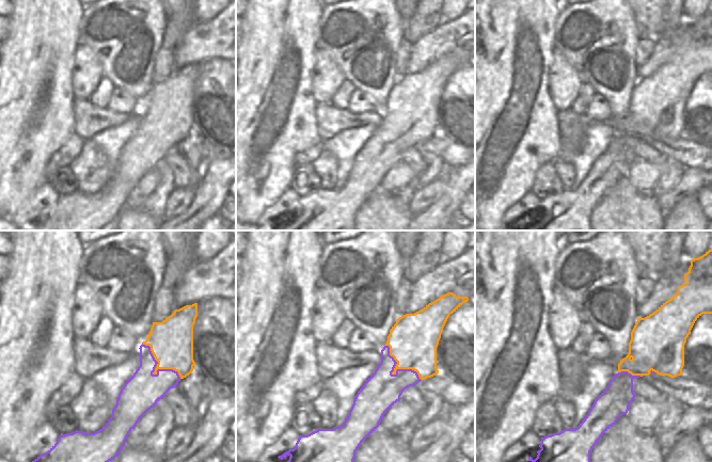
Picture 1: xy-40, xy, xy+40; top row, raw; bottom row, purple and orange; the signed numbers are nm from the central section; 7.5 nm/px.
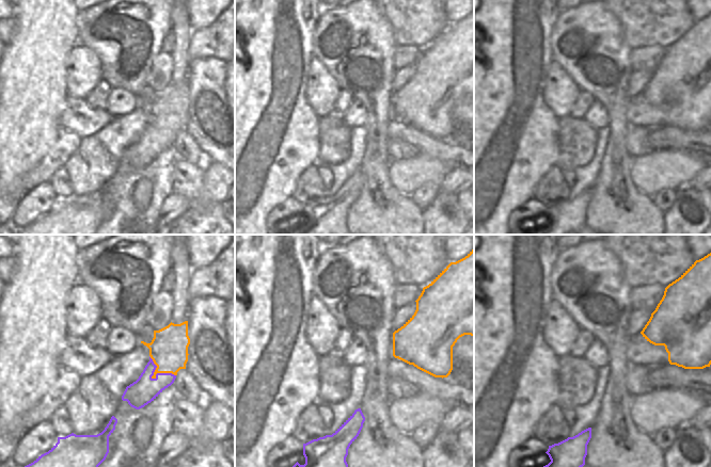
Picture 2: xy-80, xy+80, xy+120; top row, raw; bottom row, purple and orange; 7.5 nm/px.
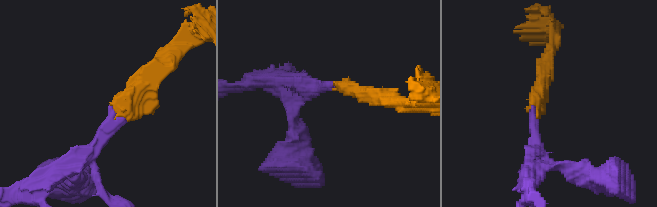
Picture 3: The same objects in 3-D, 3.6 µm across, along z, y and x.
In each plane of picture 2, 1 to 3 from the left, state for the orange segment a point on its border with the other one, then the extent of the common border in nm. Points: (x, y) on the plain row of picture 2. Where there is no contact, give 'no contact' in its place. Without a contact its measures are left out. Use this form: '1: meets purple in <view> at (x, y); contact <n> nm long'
1: meets purple in xy-80 at (157, 134); contact 240 nm long
2: no contact
3: no contact

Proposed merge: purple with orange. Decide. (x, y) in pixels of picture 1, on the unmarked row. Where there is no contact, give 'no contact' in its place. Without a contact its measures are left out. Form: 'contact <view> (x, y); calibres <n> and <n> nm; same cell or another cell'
contact xy-40 (154, 130); calibres 280 and 320 nm; same cell

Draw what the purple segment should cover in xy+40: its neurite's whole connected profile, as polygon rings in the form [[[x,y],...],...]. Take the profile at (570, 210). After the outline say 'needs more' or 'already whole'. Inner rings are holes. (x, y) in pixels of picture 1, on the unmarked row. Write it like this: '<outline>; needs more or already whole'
[[[712,10],[702,17],[691,21],[689,33],[684,35],[684,42],[686,44],[678,48],[678,54],[663,64],[655,73],[645,79],[637,79],[631,93],[628,116],[620,122],[618,125],[618,133],[612,139],[607,148],[597,158],[580,187],[574,190],[564,190],[559,194],[553,194],[541,198],[541,204],[539,206],[541,210],[537,212],[538,216],[535,221],[532,218],[528,219],[532,223],[529,226],[525,228],[505,228],[504,230],[591,230],[590,212],[601,197],[615,186],[623,175],[628,174],[629,168],[635,159],[633,140],[655,133],[660,137],[668,137],[670,139],[682,137],[686,99],[691,95],[695,82],[702,75],[712,75]]]; needs more

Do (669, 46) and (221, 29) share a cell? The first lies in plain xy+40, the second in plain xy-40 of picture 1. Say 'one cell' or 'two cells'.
one cell

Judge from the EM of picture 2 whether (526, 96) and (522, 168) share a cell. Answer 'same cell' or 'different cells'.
same cell

